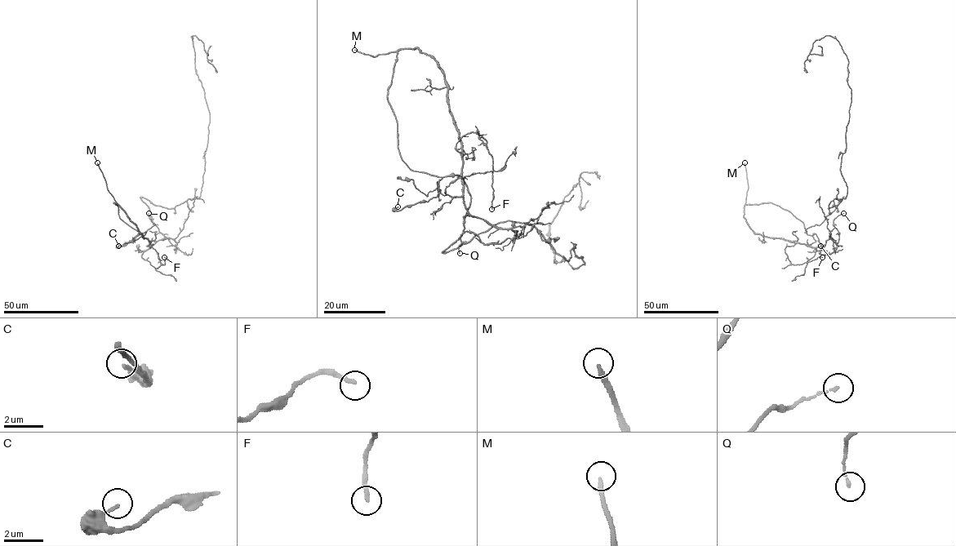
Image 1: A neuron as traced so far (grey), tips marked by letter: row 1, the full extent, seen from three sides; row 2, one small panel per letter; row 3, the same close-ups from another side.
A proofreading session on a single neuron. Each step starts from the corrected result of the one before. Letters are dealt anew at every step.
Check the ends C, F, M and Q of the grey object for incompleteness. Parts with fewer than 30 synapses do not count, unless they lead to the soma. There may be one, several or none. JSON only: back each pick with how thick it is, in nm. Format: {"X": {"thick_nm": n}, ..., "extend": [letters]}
{"M": {"thick_nm": 190}, "extend": ["M"]}

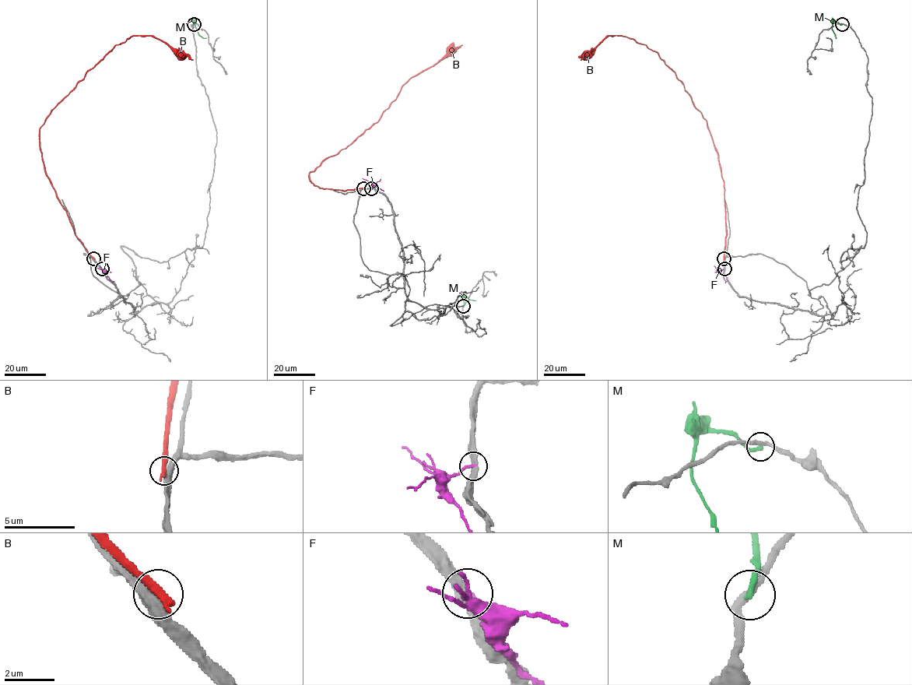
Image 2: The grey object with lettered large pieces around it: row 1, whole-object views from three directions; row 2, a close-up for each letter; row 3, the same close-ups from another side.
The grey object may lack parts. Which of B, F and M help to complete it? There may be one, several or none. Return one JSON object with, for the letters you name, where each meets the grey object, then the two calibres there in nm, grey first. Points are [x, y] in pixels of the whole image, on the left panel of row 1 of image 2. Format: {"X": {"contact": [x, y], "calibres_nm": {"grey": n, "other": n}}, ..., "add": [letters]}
{"add": []}

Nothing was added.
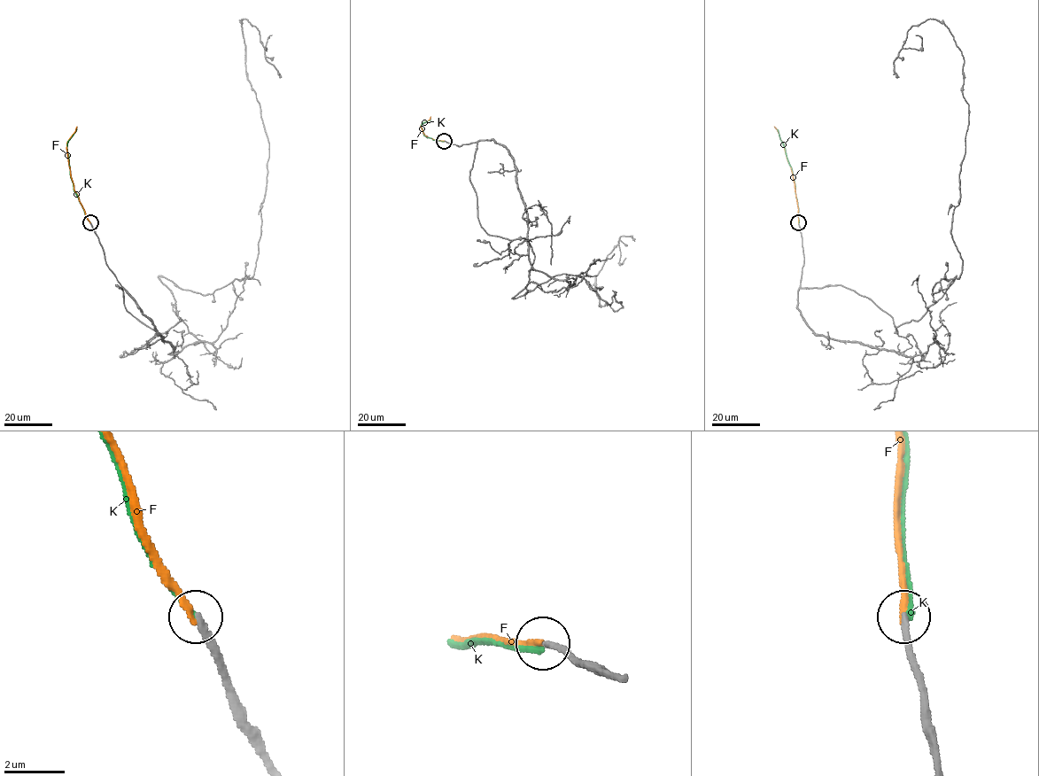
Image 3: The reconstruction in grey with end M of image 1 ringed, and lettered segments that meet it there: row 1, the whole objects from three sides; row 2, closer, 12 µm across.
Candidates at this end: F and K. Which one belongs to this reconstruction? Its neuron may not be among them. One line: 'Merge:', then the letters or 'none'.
Merge: F

